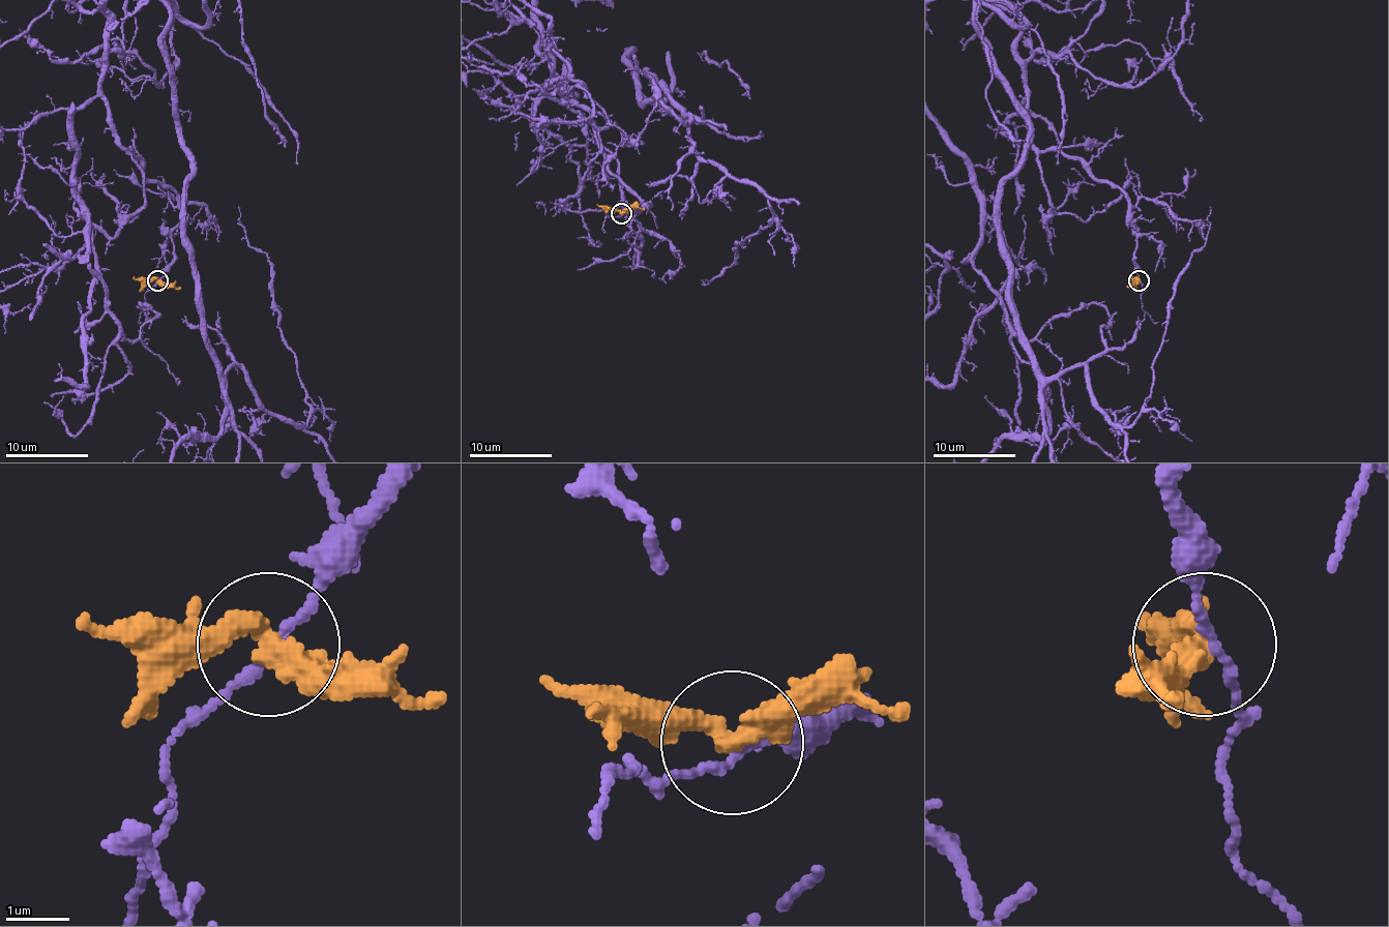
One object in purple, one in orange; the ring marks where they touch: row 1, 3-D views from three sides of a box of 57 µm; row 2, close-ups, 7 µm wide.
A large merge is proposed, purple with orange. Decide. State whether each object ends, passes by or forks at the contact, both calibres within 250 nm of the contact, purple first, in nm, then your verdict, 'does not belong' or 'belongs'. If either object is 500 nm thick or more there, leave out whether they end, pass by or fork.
purple passes by; orange passes by; 140 nm thick on the purple side, 360 nm on the other; does not belong

